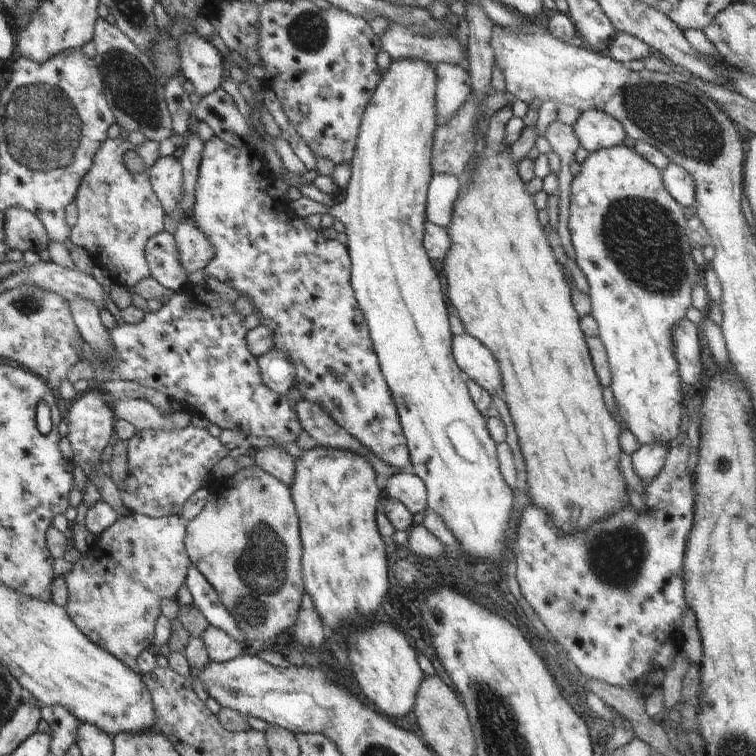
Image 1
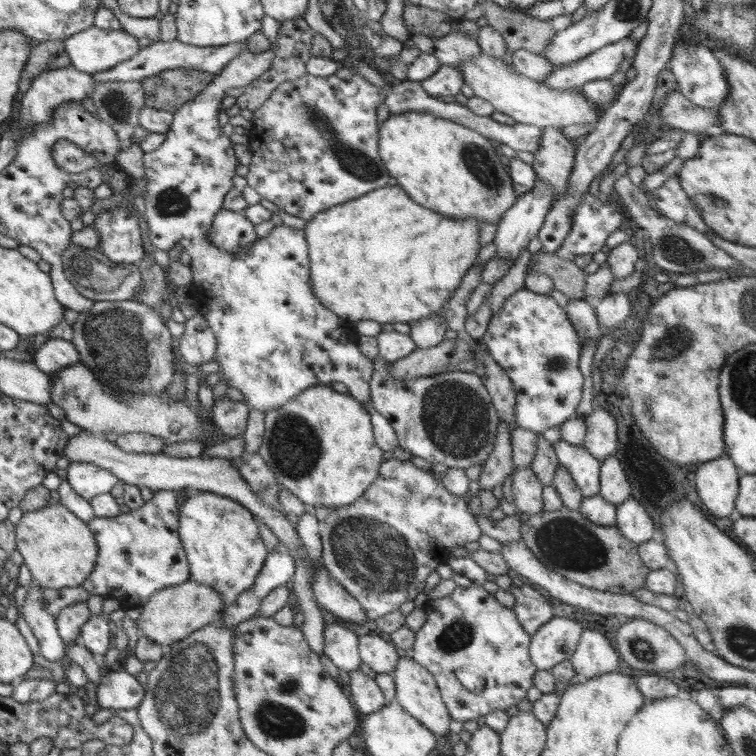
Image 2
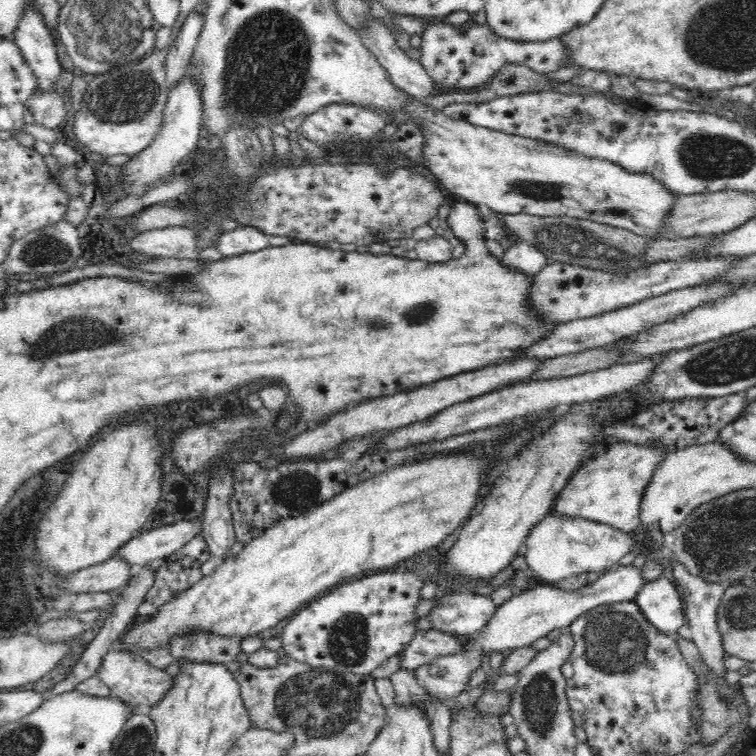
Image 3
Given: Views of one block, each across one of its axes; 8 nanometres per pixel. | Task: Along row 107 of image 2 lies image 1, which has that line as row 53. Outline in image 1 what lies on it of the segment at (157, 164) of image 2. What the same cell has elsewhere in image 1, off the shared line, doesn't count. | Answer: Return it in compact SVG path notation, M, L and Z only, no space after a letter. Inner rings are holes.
M196 32L187 33L184 37L180 36L178 42L182 80L190 81L194 85L194 92L202 97L221 87L222 73L227 68L227 64L219 50L207 38L198 36Z

